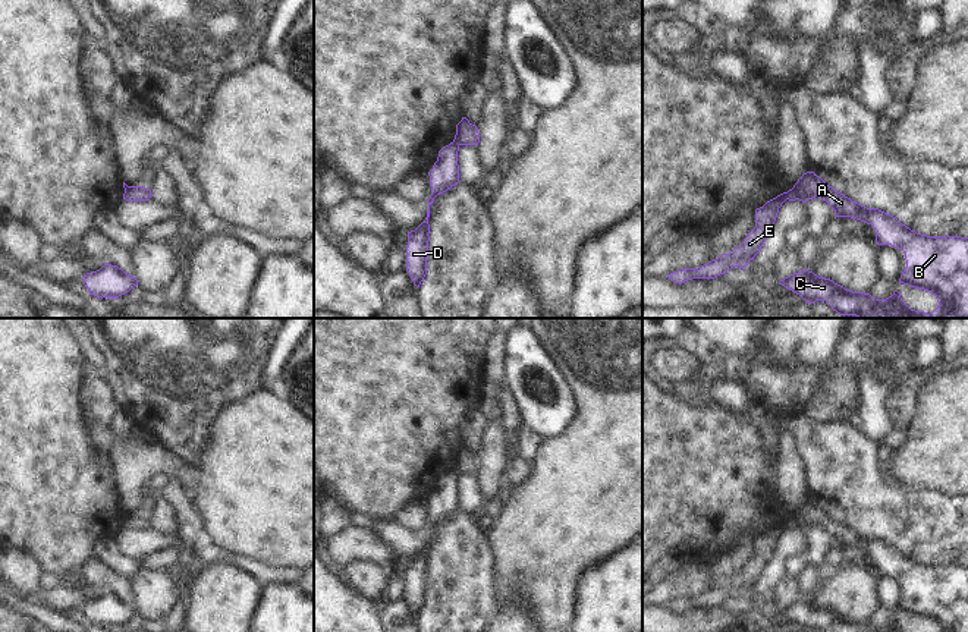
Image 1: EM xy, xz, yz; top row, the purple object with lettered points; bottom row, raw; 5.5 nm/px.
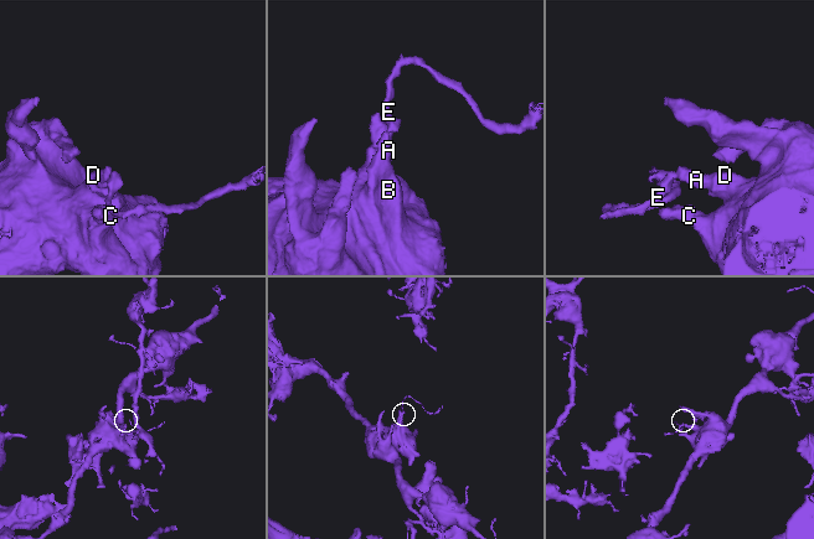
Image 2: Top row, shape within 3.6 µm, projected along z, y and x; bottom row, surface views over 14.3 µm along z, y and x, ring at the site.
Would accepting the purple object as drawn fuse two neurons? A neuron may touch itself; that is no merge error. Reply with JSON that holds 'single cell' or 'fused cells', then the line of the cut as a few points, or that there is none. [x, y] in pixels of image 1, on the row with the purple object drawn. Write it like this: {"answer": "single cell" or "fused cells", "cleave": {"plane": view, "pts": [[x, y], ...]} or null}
{"answer": "fused cells", "cleave": {"plane": "yz", "pts": [[792, 188], [797, 198]]}}

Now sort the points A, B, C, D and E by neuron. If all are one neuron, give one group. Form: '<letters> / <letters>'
A B C D / E

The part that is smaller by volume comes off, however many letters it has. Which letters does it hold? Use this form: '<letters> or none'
E

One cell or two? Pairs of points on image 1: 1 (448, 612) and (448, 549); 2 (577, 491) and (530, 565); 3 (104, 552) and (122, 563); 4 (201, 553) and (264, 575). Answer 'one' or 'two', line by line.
1: one
2: one
3: one
4: one

